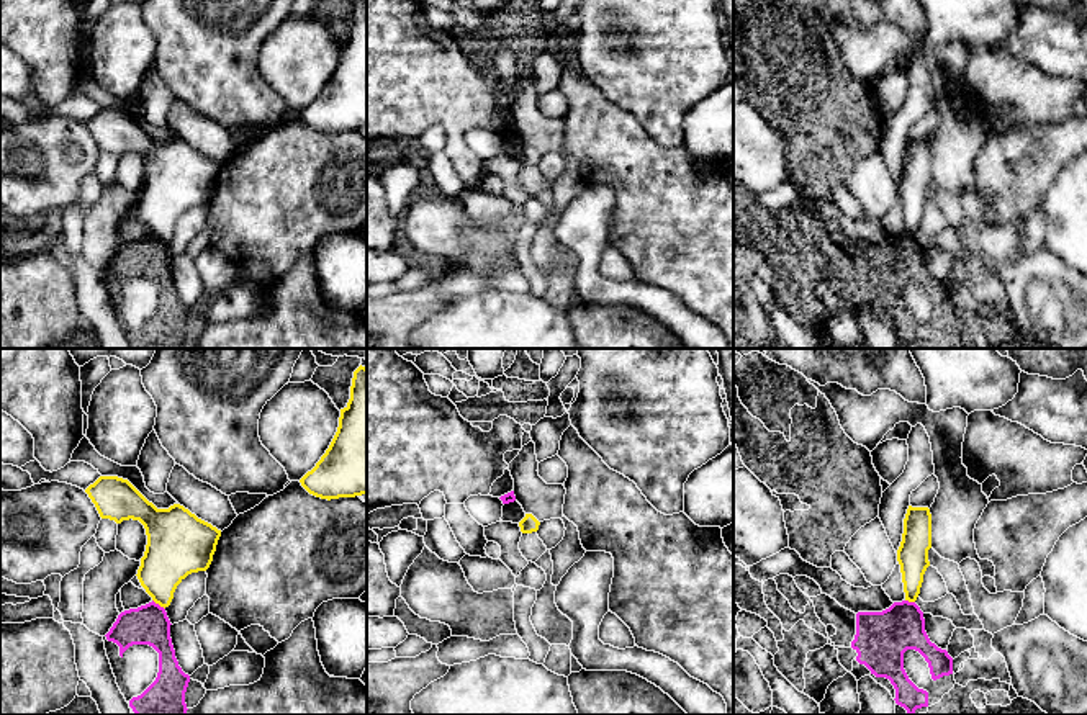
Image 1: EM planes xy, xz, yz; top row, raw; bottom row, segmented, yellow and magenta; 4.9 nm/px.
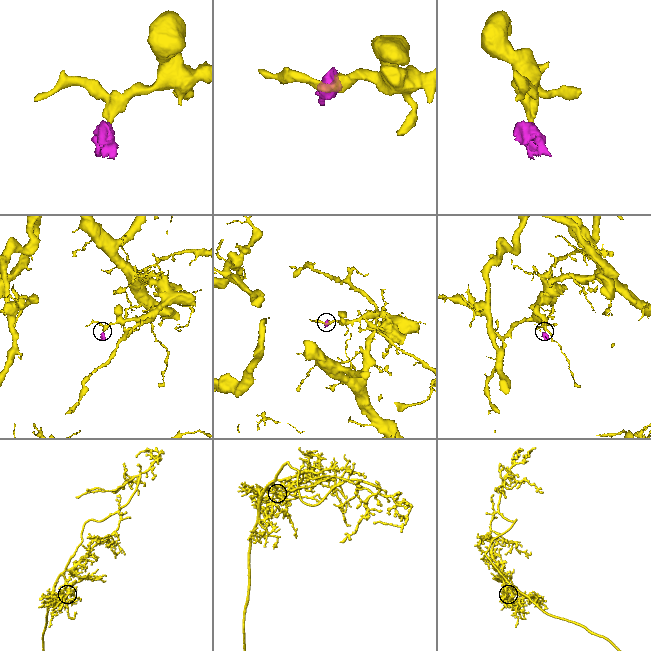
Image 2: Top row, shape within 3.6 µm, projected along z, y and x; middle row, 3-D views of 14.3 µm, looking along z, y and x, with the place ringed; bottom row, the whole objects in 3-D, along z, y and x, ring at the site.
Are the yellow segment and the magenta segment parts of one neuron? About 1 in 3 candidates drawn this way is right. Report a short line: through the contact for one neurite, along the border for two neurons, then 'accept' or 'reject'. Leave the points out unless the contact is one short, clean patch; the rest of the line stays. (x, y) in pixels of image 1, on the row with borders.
line xy (153, 599), (164, 609); reject

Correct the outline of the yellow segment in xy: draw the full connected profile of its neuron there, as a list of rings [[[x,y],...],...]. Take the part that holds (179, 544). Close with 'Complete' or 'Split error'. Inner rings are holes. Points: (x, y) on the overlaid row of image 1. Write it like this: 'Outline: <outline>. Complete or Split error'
Outline: [[[100,476],[85,492],[101,519],[139,520],[147,545],[138,579],[160,607],[169,607],[177,586],[192,573],[206,571],[221,530],[198,519],[180,504],[157,509],[128,479]]]. Complete

